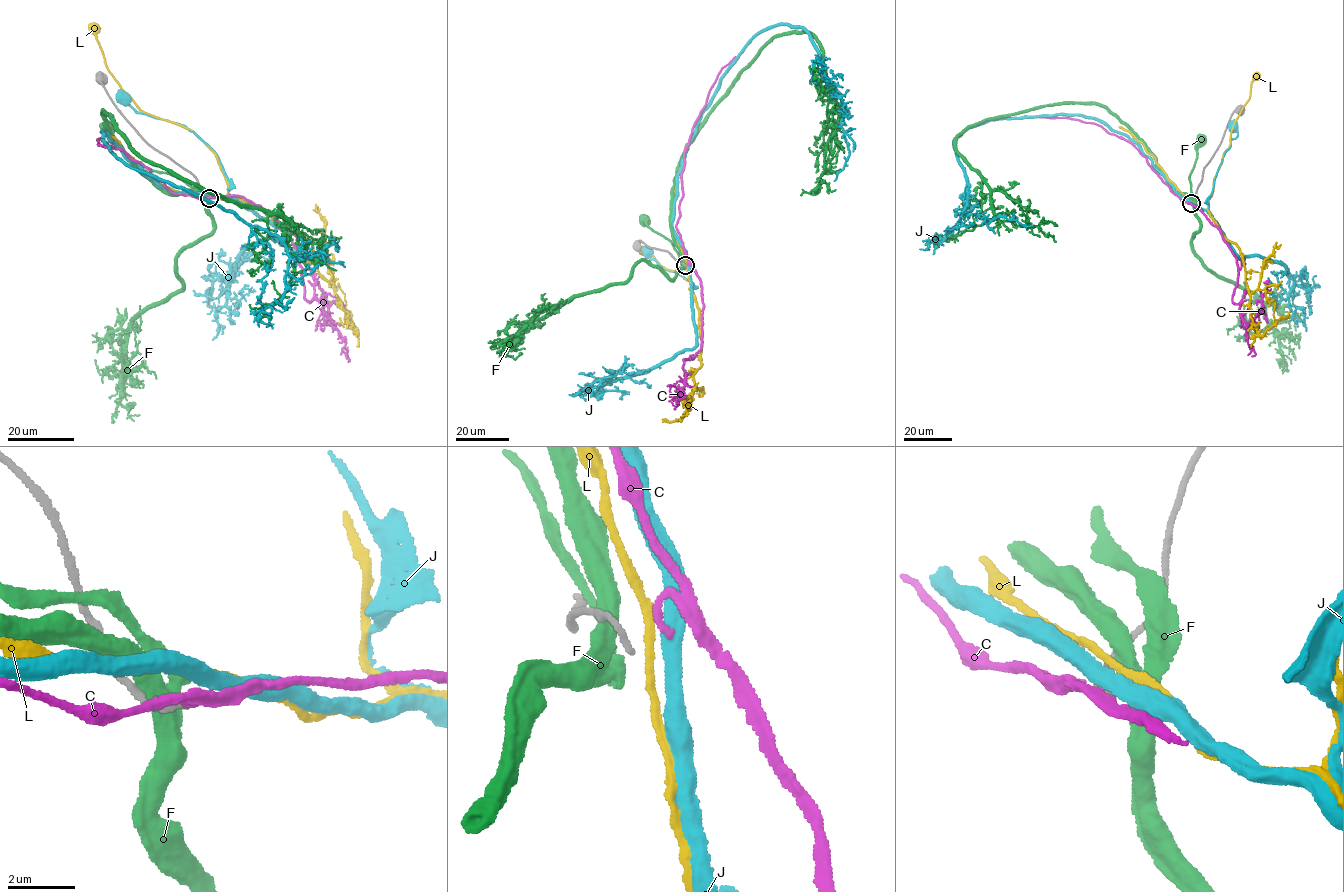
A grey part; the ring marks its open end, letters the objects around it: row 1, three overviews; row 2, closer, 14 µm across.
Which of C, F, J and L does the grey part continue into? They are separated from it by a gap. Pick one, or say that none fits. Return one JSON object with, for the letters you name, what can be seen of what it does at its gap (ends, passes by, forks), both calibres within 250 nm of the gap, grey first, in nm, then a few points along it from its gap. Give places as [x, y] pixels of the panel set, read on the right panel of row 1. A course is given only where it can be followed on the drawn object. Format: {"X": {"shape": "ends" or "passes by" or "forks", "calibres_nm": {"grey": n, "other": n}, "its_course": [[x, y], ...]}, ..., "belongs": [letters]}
{"C": {"shape": "ends", "calibres_nm": {"grey": 180, "other": 200}, "its_course": [[1189, 203], [1216, 226], [1236, 259], [1232, 299], [1240, 304], [1247, 323], [1261, 307], [1269, 279]]}, "belongs": ["C"]}

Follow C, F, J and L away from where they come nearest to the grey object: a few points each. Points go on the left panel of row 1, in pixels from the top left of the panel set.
C: (211, 198), (243, 197), (297, 237), (304, 298), (316, 300), (330, 321), (326, 296), (307, 259)
F: (208, 197), (201, 188), (168, 173), (141, 166), (113, 141), (106, 128)
J: (211, 196), (232, 197), (228, 191), (231, 183), (218, 157), (185, 126), (136, 113), (123, 99)
L: (210, 195), (291, 223), (356, 328), (343, 305), (321, 294)

